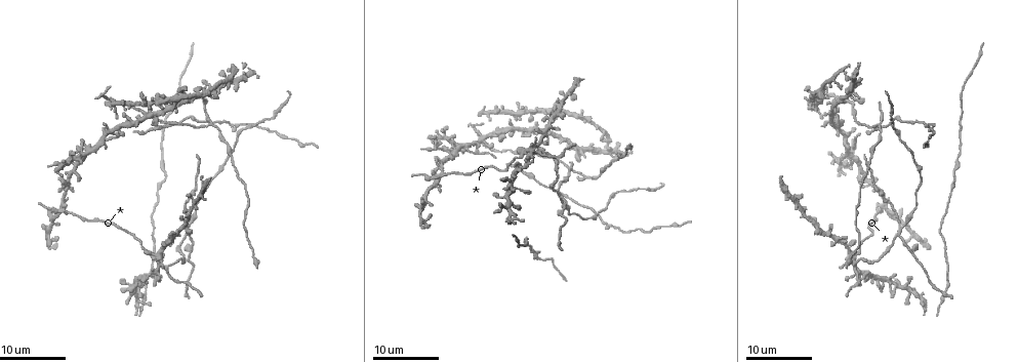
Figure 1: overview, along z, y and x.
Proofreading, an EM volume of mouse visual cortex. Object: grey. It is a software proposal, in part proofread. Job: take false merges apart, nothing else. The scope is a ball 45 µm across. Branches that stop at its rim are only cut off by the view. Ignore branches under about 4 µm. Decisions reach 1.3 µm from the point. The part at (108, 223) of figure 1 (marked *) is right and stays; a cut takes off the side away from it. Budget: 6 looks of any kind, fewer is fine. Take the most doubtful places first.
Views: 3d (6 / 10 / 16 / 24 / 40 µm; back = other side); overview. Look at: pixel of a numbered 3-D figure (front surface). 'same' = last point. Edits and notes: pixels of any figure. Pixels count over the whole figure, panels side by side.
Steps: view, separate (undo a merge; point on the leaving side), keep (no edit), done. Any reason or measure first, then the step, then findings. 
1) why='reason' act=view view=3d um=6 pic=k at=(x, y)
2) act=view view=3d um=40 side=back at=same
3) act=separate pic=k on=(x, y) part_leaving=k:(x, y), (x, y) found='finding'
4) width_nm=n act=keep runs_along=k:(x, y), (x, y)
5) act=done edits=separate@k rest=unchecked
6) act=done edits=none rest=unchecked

why='three arms meet' act=view view=3d um=16 pic=1 at=(165, 269)

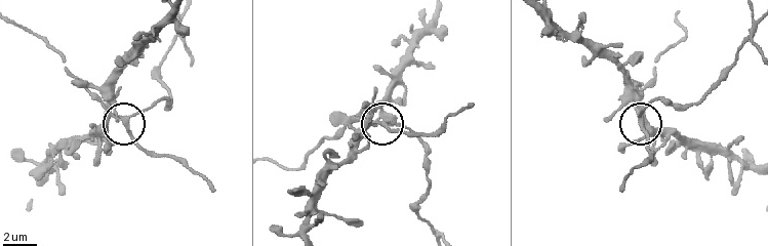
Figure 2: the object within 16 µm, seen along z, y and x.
why='closer look' act=view view=3d um=10 pic=2 at=(384, 123)

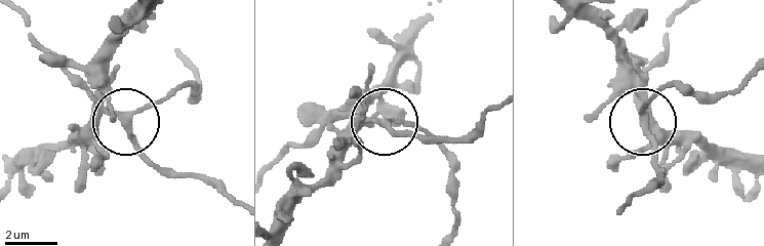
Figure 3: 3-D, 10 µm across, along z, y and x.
side_arm_um=8 act=keep runs_along=3:(21, 14), (170, 177) found='all the same neuron'

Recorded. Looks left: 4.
why='three arms meet' act=view view=3d um=24 pic=1 at=(562, 198)

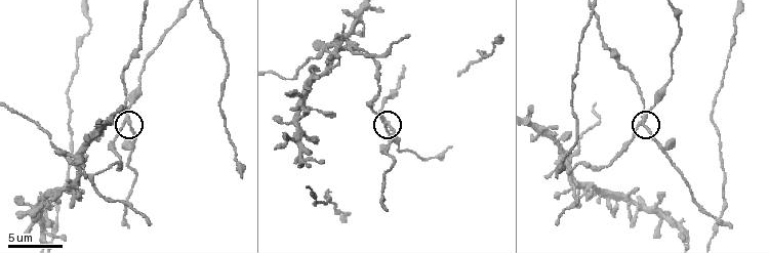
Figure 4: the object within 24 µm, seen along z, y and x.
act=view view=3d um=6 pic=4 at=(128, 122)

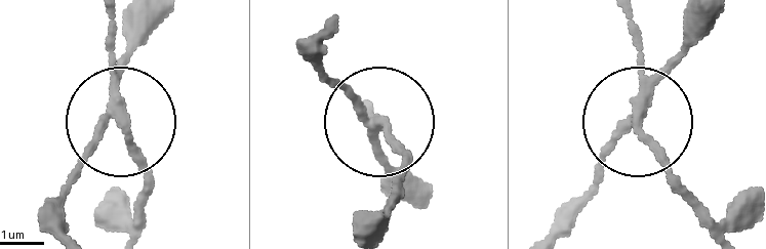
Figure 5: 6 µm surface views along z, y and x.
width_nm=210 act=separate pic=5 on=(112, 33) part_leaving=5:(115, 106), (148, 190), (136, 234) found='a second neuron is stuck on'

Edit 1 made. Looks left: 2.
act=done edits=separate@5 rest=unchecked

